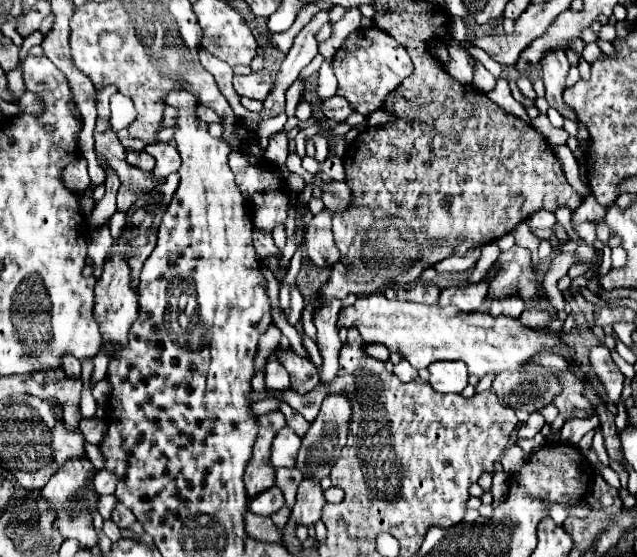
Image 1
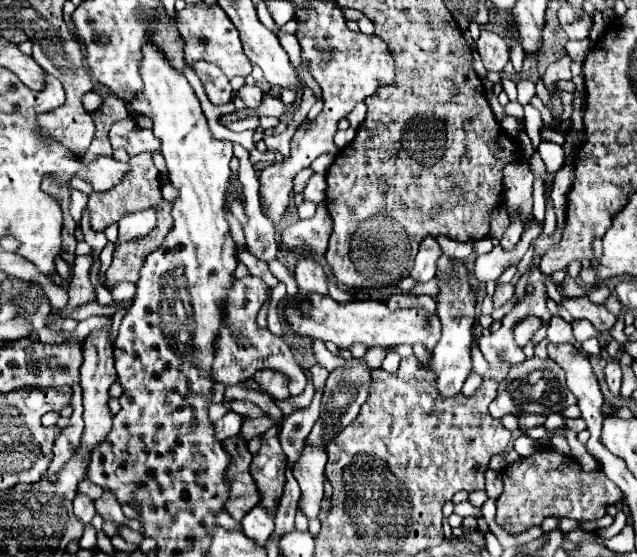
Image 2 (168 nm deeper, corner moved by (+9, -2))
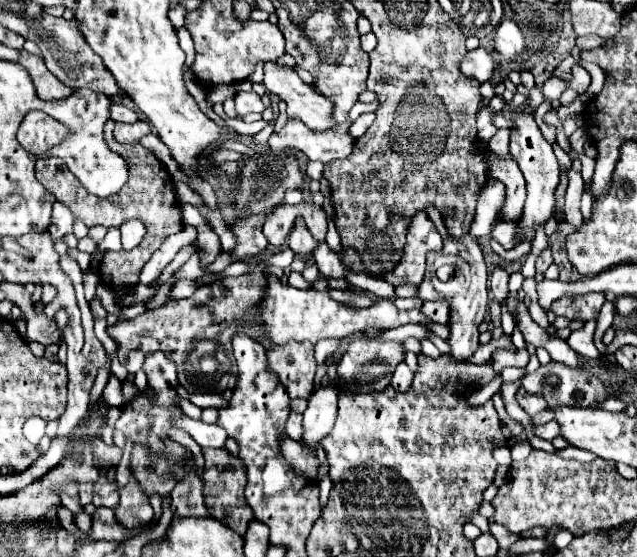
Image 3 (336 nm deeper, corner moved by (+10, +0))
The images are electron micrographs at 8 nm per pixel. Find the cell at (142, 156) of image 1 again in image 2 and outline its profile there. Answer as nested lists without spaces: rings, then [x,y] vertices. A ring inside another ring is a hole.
[[[130,119],[118,121],[110,129],[110,143],[112,143],[112,149],[124,149],[130,157],[140,155],[144,151],[150,151],[150,153],[160,151],[160,139],[148,129],[134,131],[134,125]]]

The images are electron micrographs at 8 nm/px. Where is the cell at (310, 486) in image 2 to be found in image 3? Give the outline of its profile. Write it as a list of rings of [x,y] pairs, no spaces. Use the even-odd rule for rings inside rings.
[[[331,381],[329,385],[321,385],[307,403],[303,413],[303,445],[315,451],[315,445],[321,443],[325,435],[335,425],[337,417],[337,385]]]

